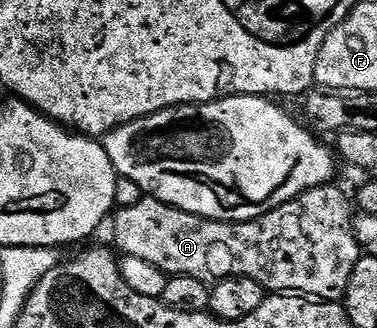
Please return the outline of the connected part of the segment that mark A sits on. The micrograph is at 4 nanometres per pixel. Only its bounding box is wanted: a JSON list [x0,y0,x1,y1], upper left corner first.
[113,187,360,302]

